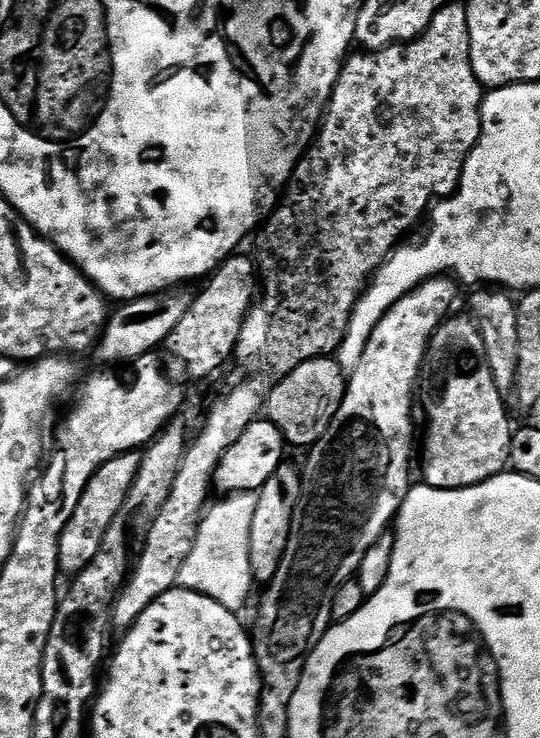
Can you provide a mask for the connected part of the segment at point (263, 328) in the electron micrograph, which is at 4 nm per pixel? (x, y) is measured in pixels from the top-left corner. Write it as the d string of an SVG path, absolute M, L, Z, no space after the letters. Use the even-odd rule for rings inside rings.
M450 2L445 8L438 10L438 14L434 14L430 26L416 40L409 40L406 44L391 44L389 48L383 48L377 52L360 50L357 53L357 56L352 54L345 59L344 69L340 72L338 82L332 91L332 98L328 101L327 108L324 109L324 118L320 122L320 130L316 133L315 140L304 151L304 155L300 157L299 162L296 164L296 169L292 171L292 177L288 180L282 193L282 199L268 213L266 219L255 233L256 252L254 251L254 263L259 283L262 285L262 291L259 293L258 299L253 303L248 316L242 322L242 330L238 334L238 342L234 353L234 364L237 364L248 376L242 377L240 384L234 385L221 400L213 402L212 409L208 412L208 425L205 426L204 433L197 440L195 437L185 451L178 470L178 478L174 478L174 486L172 487L170 498L166 498L166 502L160 507L160 511L151 517L152 525L148 528L148 537L144 540L144 549L140 552L140 561L137 564L135 561L134 567L131 569L124 587L120 589L120 594L117 596L112 609L111 623L115 627L117 624L120 630L131 628L132 623L142 614L142 610L146 610L146 606L150 606L150 602L154 602L162 594L166 594L170 589L177 587L180 571L182 570L182 562L186 562L186 558L196 541L196 530L200 526L202 513L206 508L206 503L204 504L204 502L208 498L208 490L210 492L214 484L216 466L228 447L234 442L238 442L238 438L242 438L244 431L265 411L268 396L274 390L274 386L278 382L282 382L282 378L286 378L298 366L302 366L304 360L328 358L335 353L346 334L348 320L352 317L354 306L359 302L360 295L368 287L376 271L379 268L383 268L389 256L400 247L402 241L407 237L404 235L411 228L418 227L423 216L425 219L429 215L433 205L453 196L460 186L460 179L466 166L466 158L470 158L470 154L480 137L480 131L482 130L480 107L486 95L486 89L483 84L478 82L470 62L470 22L468 21L467 7L463 3Z

